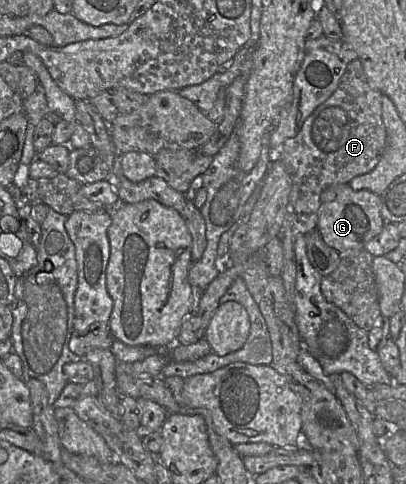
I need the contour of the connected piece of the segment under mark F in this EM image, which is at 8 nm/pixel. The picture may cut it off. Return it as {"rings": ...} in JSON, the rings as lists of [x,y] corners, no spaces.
{"rings":[[[357,58],[347,65],[337,89],[305,120],[299,133],[286,140],[277,152],[270,151],[270,161],[280,160],[291,179],[287,213],[281,230],[284,255],[281,277],[286,293],[292,301],[295,296],[297,272],[294,243],[299,235],[317,230],[321,193],[330,186],[348,184],[353,178],[371,172],[383,155],[387,134],[382,120],[381,98],[382,94],[369,85],[362,64]]]}

